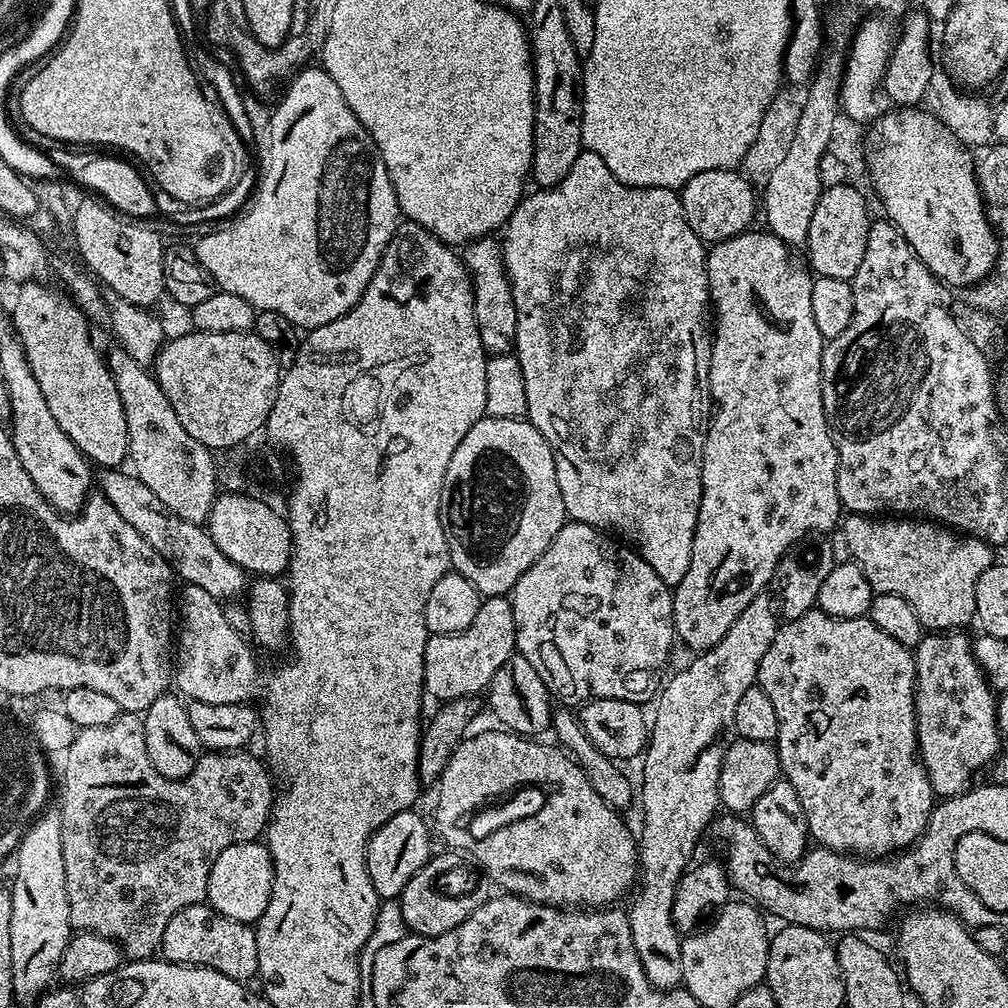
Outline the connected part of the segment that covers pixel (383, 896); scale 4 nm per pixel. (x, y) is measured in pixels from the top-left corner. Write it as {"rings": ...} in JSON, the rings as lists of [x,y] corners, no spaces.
{"rings":[[[409,810],[394,814],[390,822],[383,824],[368,839],[368,852],[364,857],[370,874],[370,882],[381,900],[397,899],[401,890],[406,886],[406,882],[410,882],[410,878],[414,878],[414,874],[418,874],[418,870],[422,870],[422,866],[428,863],[431,857],[430,840],[432,836],[429,821],[427,824],[416,813],[416,810]]]}

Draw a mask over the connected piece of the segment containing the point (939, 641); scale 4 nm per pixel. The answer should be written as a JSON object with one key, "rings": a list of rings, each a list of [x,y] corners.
{"rings":[[[940,630],[935,634],[925,635],[924,639],[914,649],[914,655],[916,657],[916,746],[920,763],[930,778],[930,786],[932,787],[933,793],[940,798],[959,796],[961,792],[969,791],[970,785],[973,783],[972,775],[979,768],[987,769],[1002,751],[1002,745],[1000,745],[1002,743],[1000,723],[996,720],[998,700],[994,695],[994,689],[989,686],[987,678],[984,677],[984,672],[978,666],[976,655],[972,652],[973,641],[971,639],[967,640],[963,636],[964,634],[960,630]]]}

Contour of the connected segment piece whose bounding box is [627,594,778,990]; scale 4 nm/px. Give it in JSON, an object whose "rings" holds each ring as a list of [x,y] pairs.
{"rings":[[[768,594],[754,597],[750,606],[746,606],[746,610],[742,610],[742,614],[734,618],[730,630],[722,634],[719,642],[710,651],[693,655],[693,660],[681,672],[674,673],[665,688],[663,685],[659,689],[654,700],[656,717],[651,717],[648,747],[642,753],[644,785],[641,788],[639,785],[638,788],[639,803],[640,800],[644,803],[644,825],[640,832],[638,828],[638,891],[631,897],[632,908],[627,909],[627,914],[632,945],[642,962],[642,970],[648,981],[661,990],[679,988],[682,984],[682,934],[676,929],[672,917],[674,894],[678,882],[693,863],[692,851],[695,850],[700,835],[709,831],[717,815],[716,808],[721,807],[718,778],[724,755],[731,746],[736,731],[734,709],[742,699],[742,694],[746,694],[746,690],[756,684],[762,657],[766,655],[766,650],[770,650],[770,642],[774,642],[777,627],[778,612],[774,607],[773,597],[772,600]]]}

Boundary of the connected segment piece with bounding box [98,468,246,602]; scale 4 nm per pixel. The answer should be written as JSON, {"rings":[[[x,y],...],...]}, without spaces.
{"rings":[[[120,468],[103,469],[98,476],[98,492],[108,499],[110,506],[114,506],[118,514],[122,514],[122,518],[126,518],[126,522],[130,522],[130,526],[134,526],[134,530],[138,530],[138,534],[142,534],[142,538],[146,538],[146,542],[150,542],[150,546],[154,546],[154,550],[172,567],[179,579],[181,576],[186,583],[201,588],[205,597],[224,602],[223,600],[228,600],[239,592],[241,595],[245,591],[244,569],[230,562],[230,558],[226,558],[222,550],[214,546],[201,525],[186,522],[172,515],[168,509],[161,508],[158,497],[150,490],[150,486],[146,486],[146,482],[139,480],[131,471]]]}

